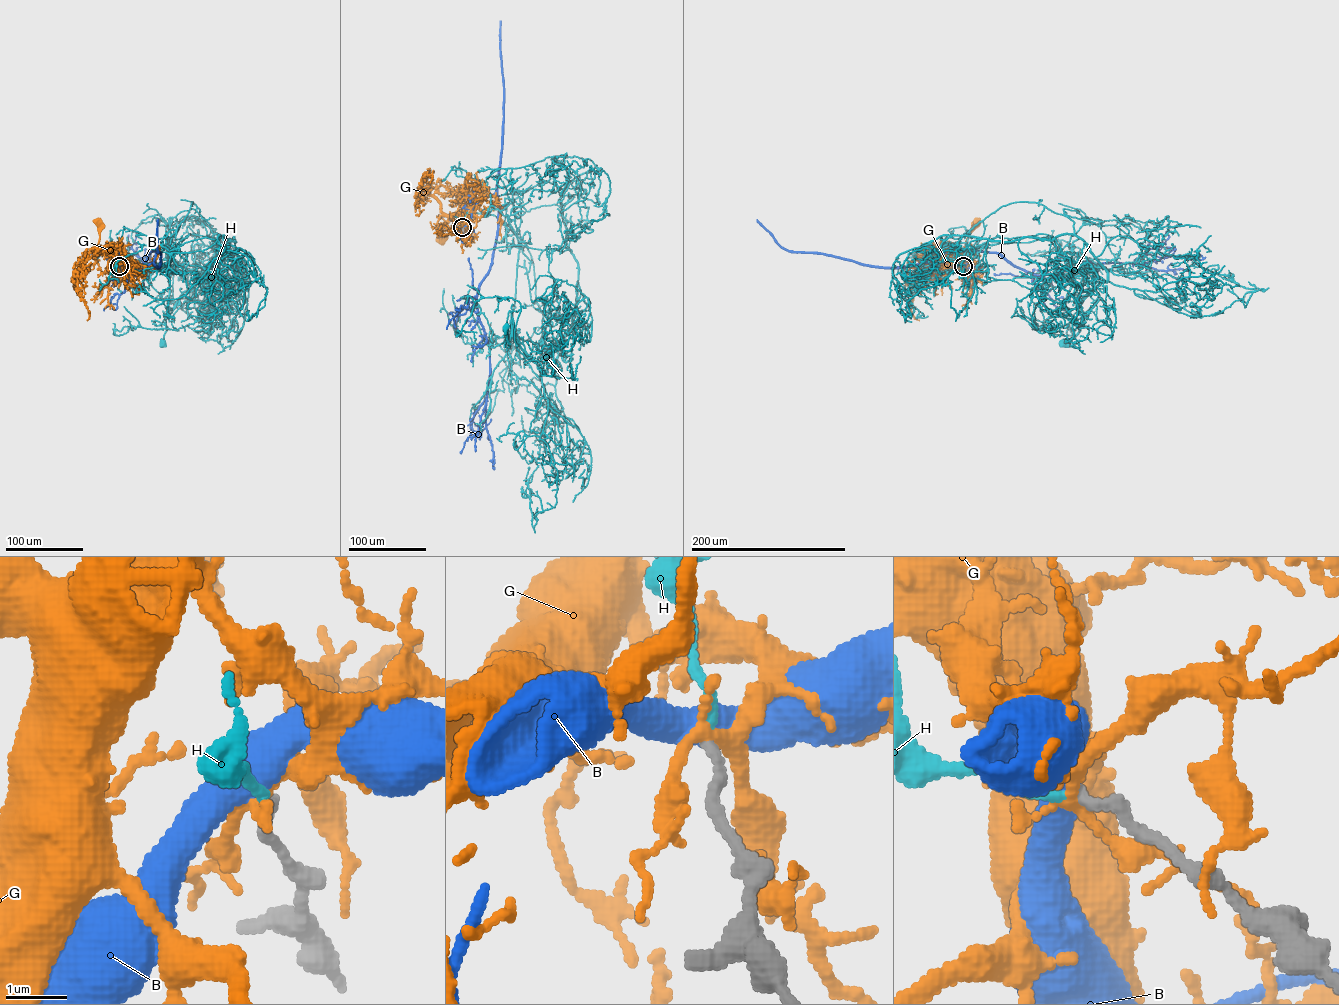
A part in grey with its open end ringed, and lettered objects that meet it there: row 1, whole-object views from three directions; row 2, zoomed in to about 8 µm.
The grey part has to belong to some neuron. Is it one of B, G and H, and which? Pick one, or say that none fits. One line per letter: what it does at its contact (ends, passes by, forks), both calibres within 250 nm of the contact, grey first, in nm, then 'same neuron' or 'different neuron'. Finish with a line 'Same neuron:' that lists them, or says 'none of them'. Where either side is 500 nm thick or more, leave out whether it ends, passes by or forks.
B: 190 nm thick on the grey side, 500 nm on the other; different neuron
G: it forks there; 190 nm thick on the grey side, 240 nm on the other; different neuron
H: it ends there; 190 nm thick on the grey side, 160 nm on the other; same neuron
Same neuron: H

